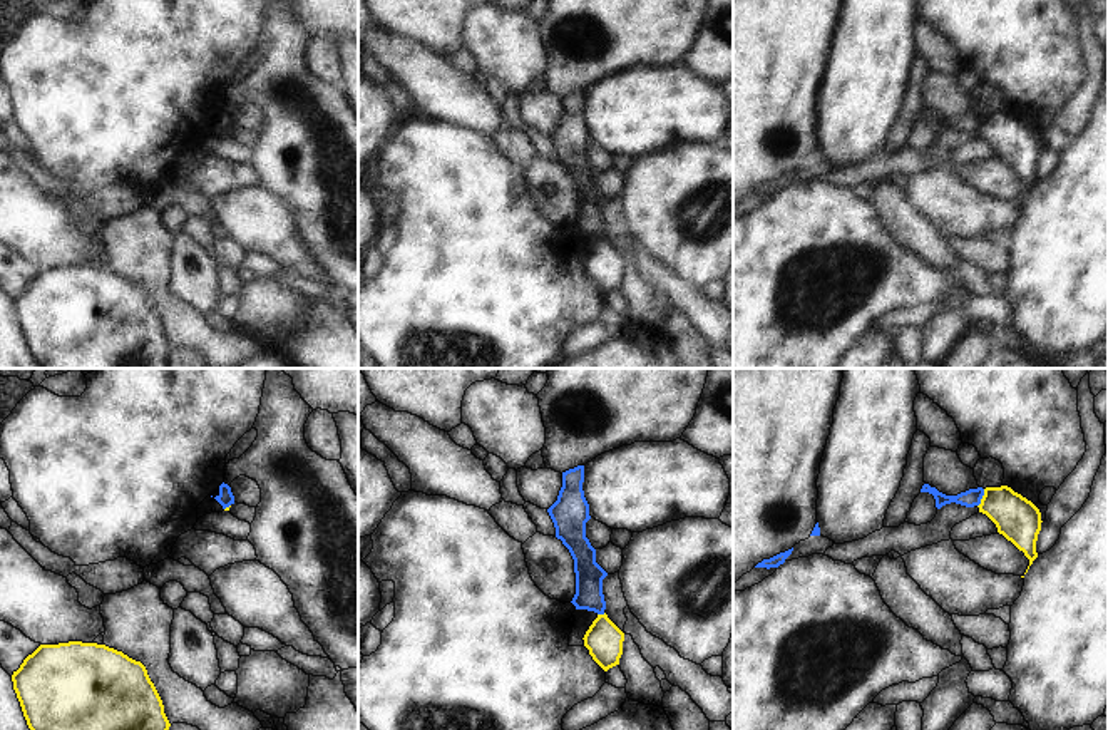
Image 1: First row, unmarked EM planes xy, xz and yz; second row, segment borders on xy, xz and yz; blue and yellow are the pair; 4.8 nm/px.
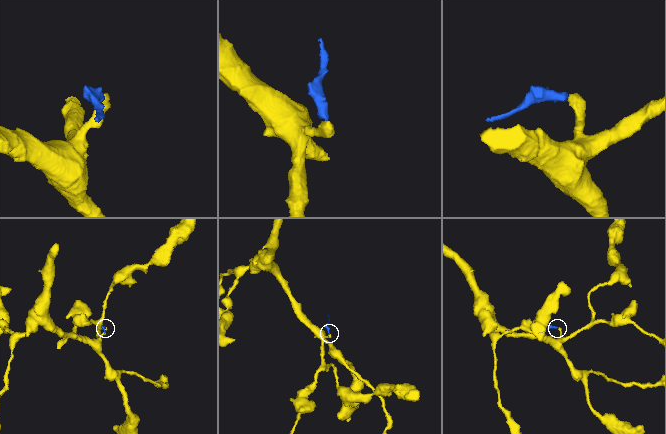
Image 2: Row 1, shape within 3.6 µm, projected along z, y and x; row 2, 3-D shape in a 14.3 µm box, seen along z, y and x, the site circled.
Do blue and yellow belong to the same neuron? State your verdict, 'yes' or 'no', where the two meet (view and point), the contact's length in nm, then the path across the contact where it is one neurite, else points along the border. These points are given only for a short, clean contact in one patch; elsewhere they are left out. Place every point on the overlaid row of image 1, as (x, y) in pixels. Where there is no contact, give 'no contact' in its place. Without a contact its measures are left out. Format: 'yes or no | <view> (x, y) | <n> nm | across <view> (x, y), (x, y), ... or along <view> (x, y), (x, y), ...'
no | yz (981, 498) | 90 nm | along yz (984, 489), (978, 506)

